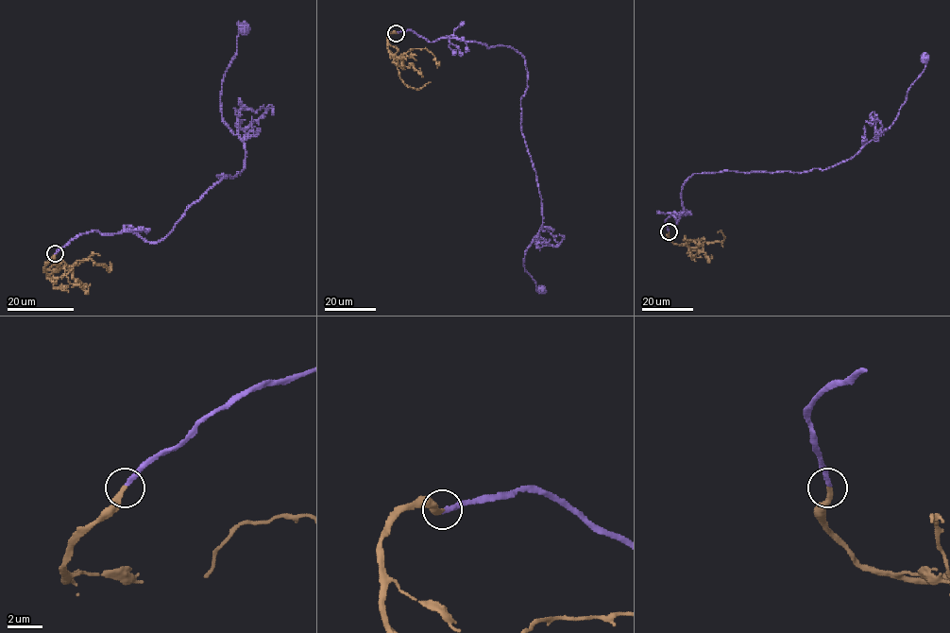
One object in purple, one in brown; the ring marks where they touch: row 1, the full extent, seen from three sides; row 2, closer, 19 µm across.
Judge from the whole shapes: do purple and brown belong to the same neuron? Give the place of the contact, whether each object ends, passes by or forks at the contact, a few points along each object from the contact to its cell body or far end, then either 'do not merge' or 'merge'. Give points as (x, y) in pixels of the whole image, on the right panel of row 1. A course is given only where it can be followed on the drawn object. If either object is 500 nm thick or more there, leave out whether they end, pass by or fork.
(669, 231) | purple ends | brown ends | purple via (669, 231), (694, 174), (802, 173), (851, 159), (897, 116), (925, 59) | brown via (669, 231), (669, 237), (679, 245), (704, 238), (696, 248), (688, 248), (685, 235), (699, 244), (699, 238) | merge

